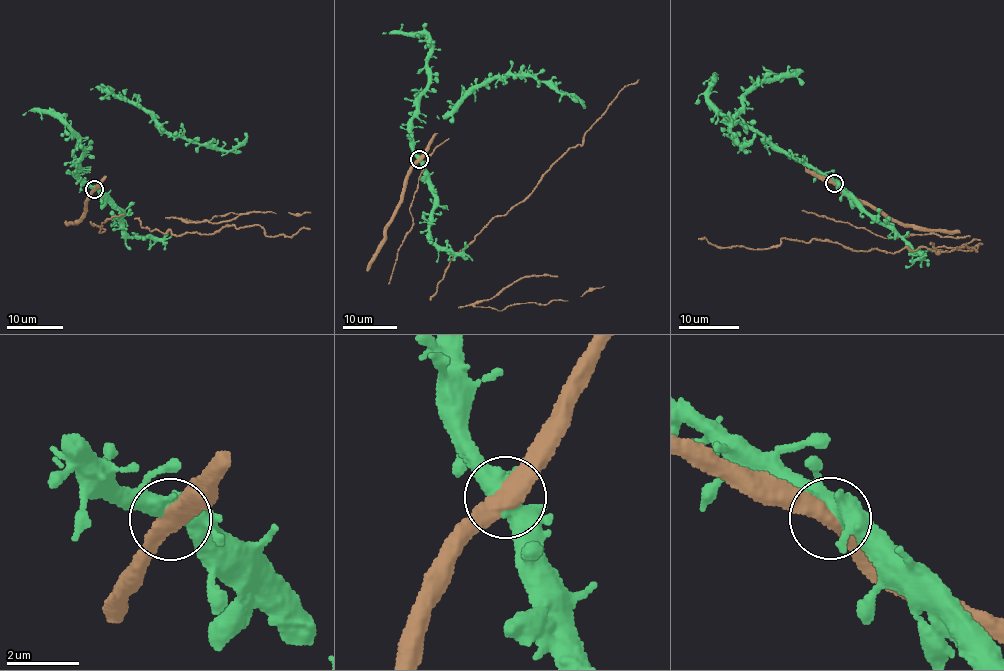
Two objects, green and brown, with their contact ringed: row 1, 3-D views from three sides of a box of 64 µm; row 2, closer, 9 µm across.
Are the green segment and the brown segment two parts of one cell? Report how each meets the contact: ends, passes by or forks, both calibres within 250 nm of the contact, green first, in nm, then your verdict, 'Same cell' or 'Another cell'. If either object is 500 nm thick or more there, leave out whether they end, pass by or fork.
At the ring green forks. At the ring brown passes by. Thickness 440 nm (green) against 460 nm. Another cell

